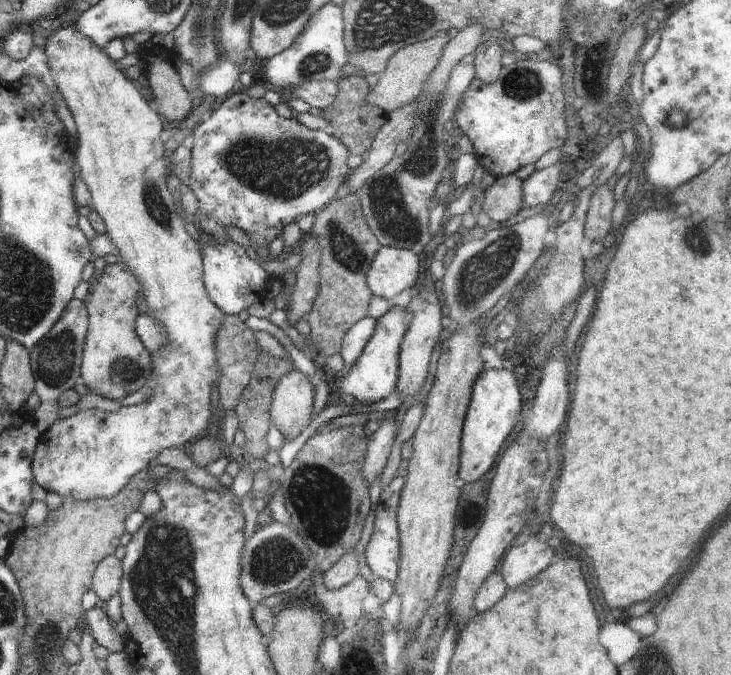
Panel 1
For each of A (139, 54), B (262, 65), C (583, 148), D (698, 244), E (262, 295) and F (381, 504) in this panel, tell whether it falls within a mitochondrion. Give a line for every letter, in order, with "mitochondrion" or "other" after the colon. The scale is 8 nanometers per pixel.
A: other
B: other
C: other
D: mitochondrion
E: other
F: other

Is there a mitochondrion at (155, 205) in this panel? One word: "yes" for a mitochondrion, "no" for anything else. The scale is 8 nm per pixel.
yes

